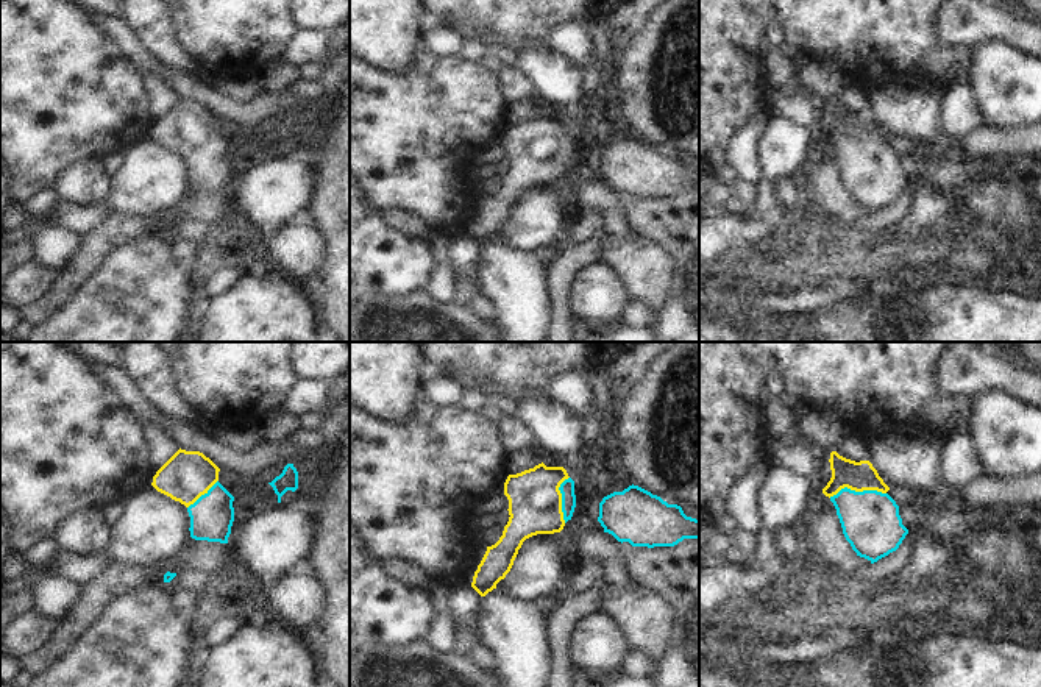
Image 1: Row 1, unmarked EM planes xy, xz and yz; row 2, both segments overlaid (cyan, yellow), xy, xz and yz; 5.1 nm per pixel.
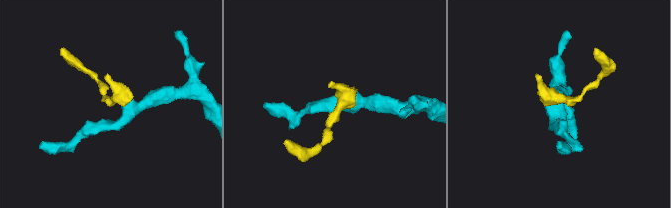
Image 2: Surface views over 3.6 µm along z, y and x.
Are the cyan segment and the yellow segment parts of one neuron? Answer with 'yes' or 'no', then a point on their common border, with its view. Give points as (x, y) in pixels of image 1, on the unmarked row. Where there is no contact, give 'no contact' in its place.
yes | yz (857, 142)

